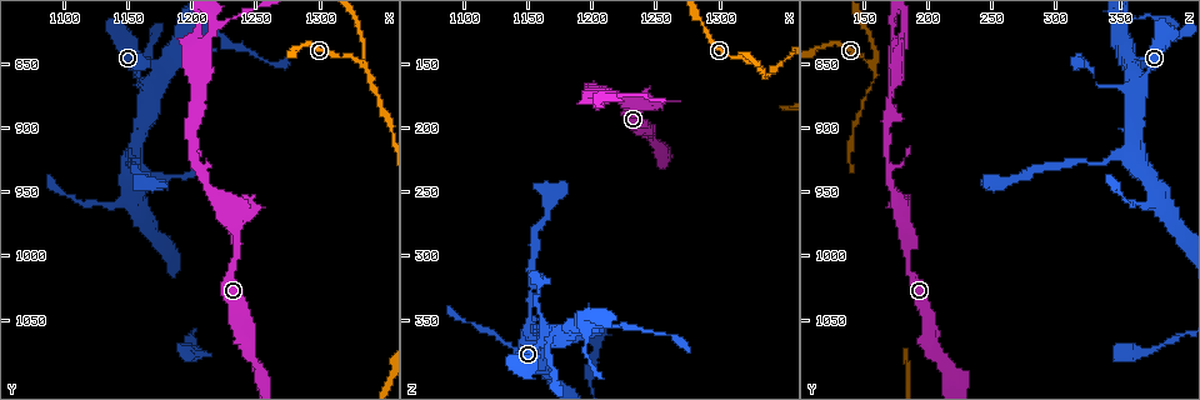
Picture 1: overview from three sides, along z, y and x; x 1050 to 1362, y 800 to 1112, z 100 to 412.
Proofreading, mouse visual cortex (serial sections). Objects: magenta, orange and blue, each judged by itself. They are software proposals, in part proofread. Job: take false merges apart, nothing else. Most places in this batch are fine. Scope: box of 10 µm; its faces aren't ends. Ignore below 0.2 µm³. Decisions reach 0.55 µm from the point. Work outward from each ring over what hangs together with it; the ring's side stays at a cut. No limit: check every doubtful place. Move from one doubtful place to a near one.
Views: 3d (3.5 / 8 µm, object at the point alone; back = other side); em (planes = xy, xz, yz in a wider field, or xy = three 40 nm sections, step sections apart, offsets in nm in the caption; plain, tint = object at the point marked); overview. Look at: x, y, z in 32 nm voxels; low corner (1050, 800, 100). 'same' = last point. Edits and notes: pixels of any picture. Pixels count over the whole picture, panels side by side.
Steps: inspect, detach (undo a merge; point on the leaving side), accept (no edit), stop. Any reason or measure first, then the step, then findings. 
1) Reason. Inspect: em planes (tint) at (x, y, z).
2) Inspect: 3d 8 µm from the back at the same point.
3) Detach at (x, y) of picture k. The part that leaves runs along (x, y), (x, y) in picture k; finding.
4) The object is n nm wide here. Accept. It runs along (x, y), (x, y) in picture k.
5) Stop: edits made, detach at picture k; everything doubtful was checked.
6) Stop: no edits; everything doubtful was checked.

A fork. Inspect: 3d 3.5 µm at (1334, 848, 154).

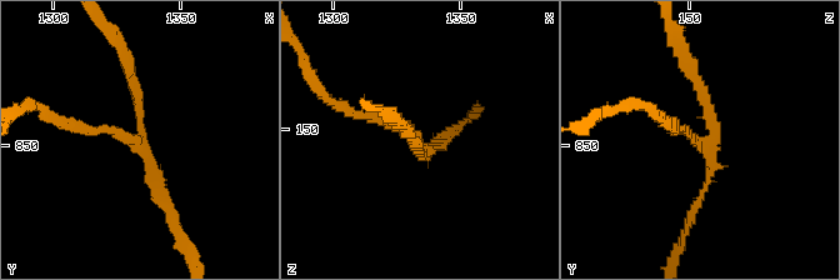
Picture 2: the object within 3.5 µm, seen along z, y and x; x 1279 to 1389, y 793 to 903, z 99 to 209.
Inspect: em xy step 1 (tint) at (1332, 849, 155).

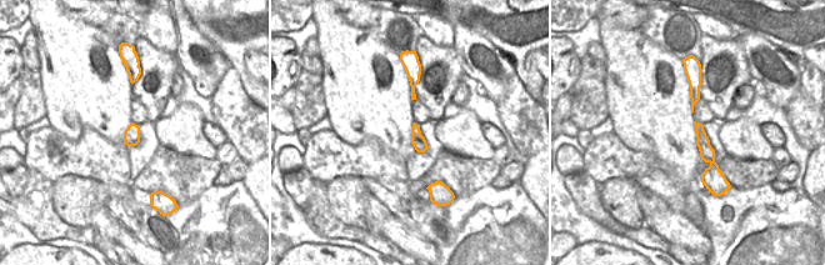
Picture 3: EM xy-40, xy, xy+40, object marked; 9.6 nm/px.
Detach at (701, 94) of picture 2. The part that leaves runs along (706, 149), (714, 169), (678, 253) in picture 2; a second cell is stuck on.

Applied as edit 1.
Side arm on a straight run. Inspect: 3d 8 µm at (1208, 842, 174).

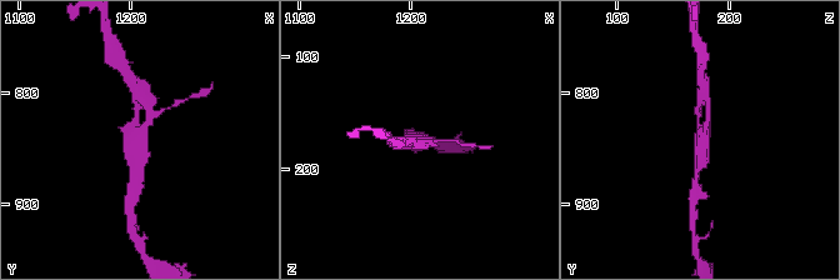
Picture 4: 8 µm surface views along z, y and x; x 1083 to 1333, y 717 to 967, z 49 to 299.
Closer look. Inspect: 3d 3.5 µm at the same point.

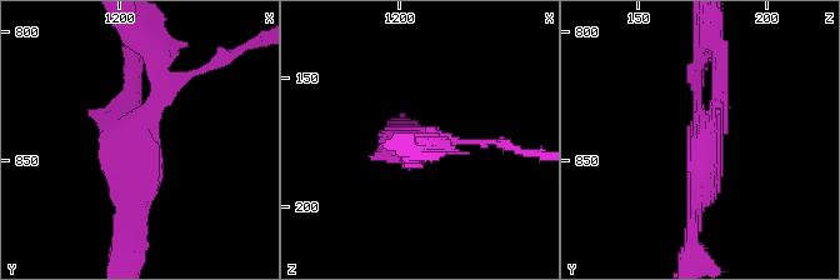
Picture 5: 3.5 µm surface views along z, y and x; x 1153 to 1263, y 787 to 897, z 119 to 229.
Inspect: em xy step 5 (tint) at (1206, 843, 176).

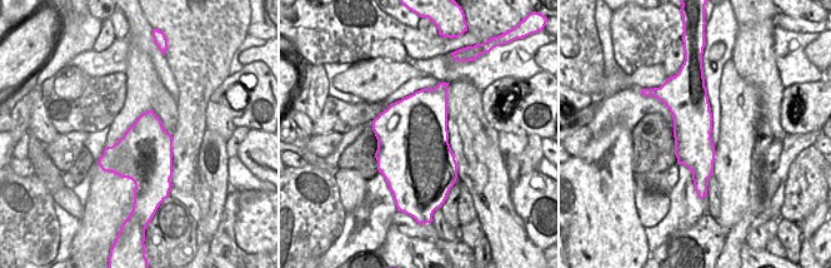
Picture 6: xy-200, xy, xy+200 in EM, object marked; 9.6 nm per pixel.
Accept. It runs along (694, 226), (720, 61) in picture 5; all the same cell.

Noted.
Small branch off a trunk. Inspect: 3d 8 µm at (1156, 916, 358).

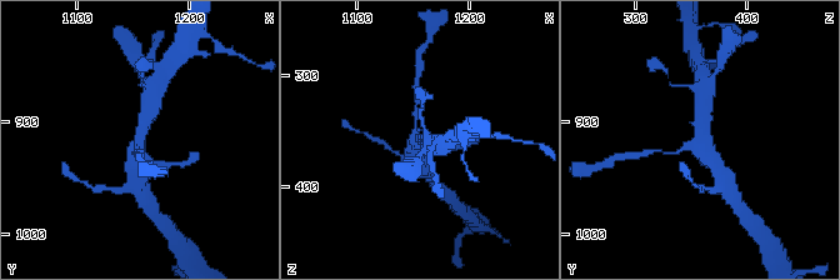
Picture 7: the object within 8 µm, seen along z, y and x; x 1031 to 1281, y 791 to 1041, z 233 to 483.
Inspect: 3d 3.5 µm at the same point.

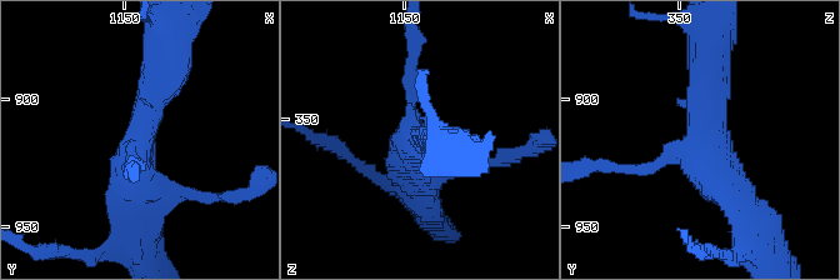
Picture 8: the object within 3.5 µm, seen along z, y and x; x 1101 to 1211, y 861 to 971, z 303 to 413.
3 arms meet here; the arms are 150, 450, 450 nm wide; need the tissue. Inspect: em xy step 5 (tint) at (1153, 917, 358).

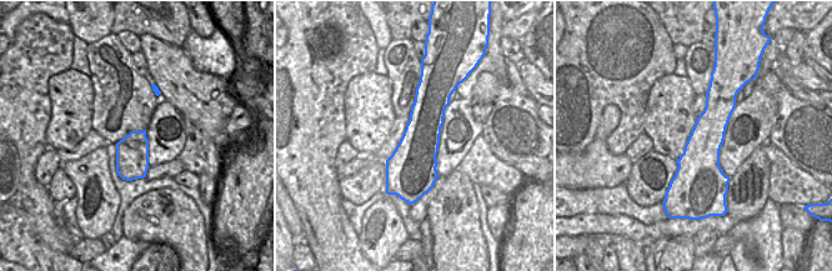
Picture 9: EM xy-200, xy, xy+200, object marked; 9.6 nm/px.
The object is 460 nm wide here. Accept. It runs along (706, 71), (696, 144), (748, 213) in picture 8; continuous, no second cell.

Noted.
Stop: edits made, detach at picture 2; everything doubtful was checked.

